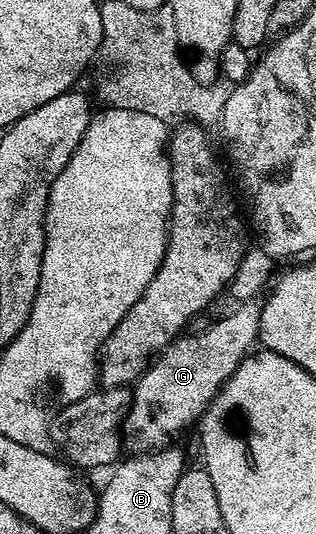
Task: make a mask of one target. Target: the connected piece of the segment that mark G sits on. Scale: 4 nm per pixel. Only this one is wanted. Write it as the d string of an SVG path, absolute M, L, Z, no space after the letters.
M262 295L244 299L239 308L215 321L208 330L180 335L140 374L124 422L124 445L128 451L136 454L160 449L172 439L170 436L185 426L193 426L202 417L220 387L256 347L263 299Z

